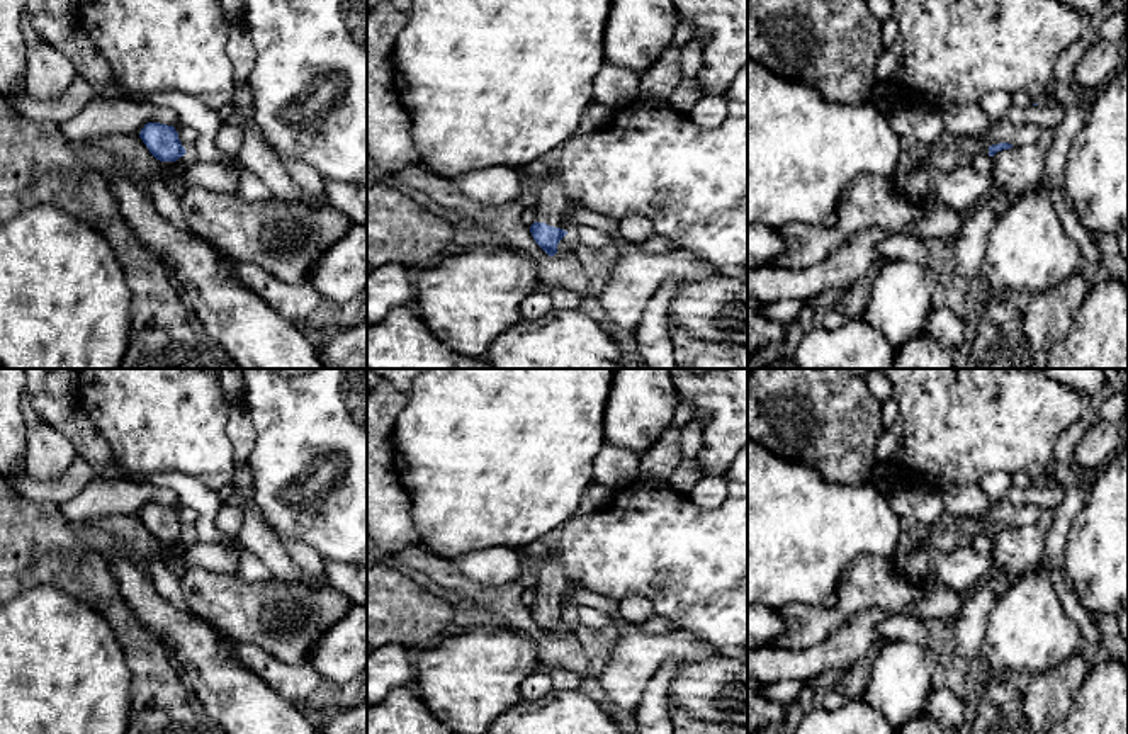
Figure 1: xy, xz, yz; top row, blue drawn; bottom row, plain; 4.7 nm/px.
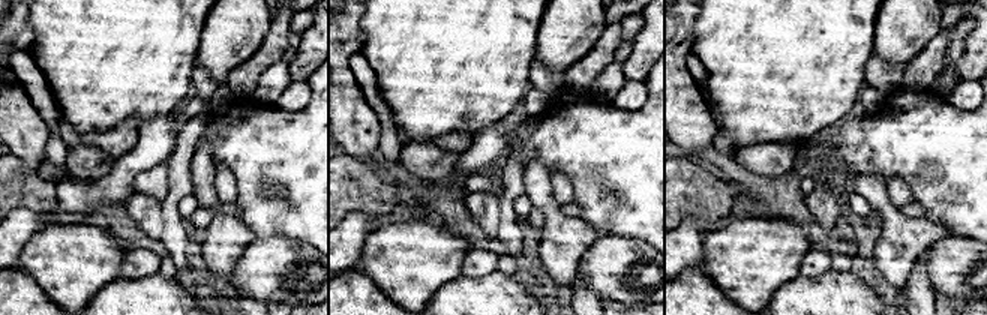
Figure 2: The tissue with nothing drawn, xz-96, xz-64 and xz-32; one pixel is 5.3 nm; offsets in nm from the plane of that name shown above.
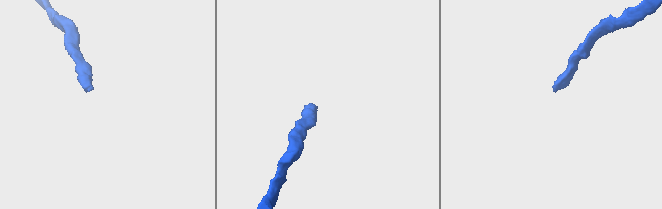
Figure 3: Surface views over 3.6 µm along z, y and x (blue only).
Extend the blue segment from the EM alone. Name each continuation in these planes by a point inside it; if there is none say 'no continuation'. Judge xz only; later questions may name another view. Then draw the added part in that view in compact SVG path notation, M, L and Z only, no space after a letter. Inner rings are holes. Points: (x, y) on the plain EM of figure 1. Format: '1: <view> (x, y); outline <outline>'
1: xz (552, 585); outline M557 547L544 554L537 561L537 567L539 581L535 586L535 601L567 612L564 598L571 588Z

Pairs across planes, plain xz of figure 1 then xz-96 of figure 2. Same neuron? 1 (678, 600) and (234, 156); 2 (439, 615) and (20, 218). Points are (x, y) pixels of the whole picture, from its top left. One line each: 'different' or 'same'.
1: same
2: different

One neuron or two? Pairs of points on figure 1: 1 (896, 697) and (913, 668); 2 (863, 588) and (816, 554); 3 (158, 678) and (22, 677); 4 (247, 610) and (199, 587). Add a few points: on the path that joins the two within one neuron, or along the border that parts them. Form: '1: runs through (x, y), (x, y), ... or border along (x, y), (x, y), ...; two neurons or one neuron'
1: runs through (899, 690), (899, 683), (906, 675); one neuron
2: border along (877, 554), (857, 556), (838, 598), (816, 604); two neurons
3: border along (116, 641), (129, 671), (129, 716); two neurons
4: runs through (235, 607), (211, 595); one neuron

